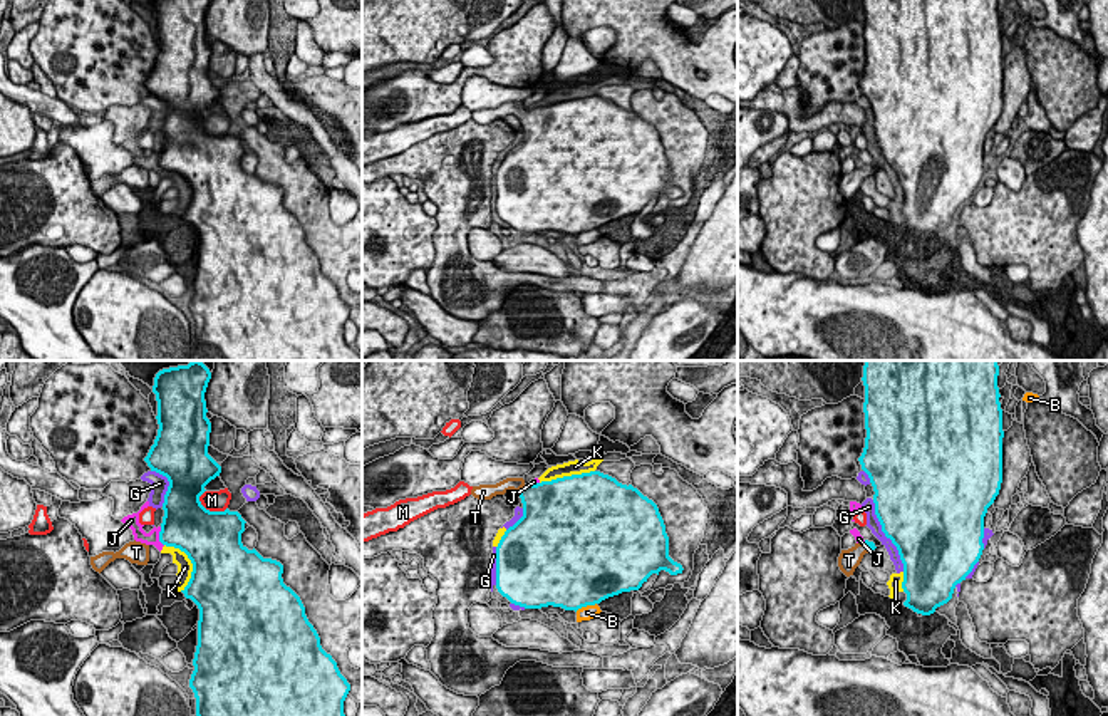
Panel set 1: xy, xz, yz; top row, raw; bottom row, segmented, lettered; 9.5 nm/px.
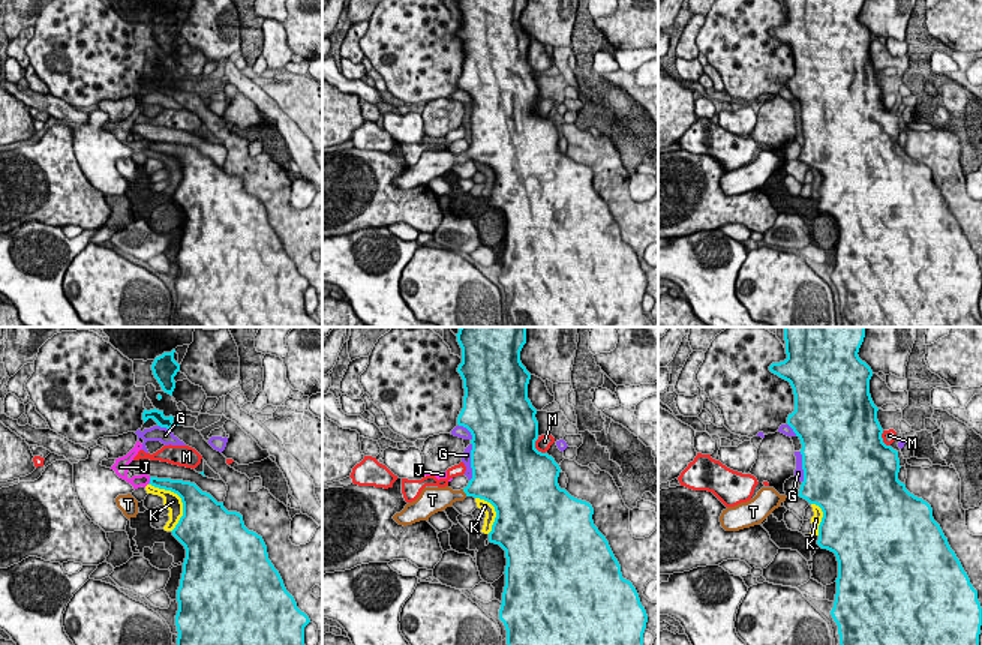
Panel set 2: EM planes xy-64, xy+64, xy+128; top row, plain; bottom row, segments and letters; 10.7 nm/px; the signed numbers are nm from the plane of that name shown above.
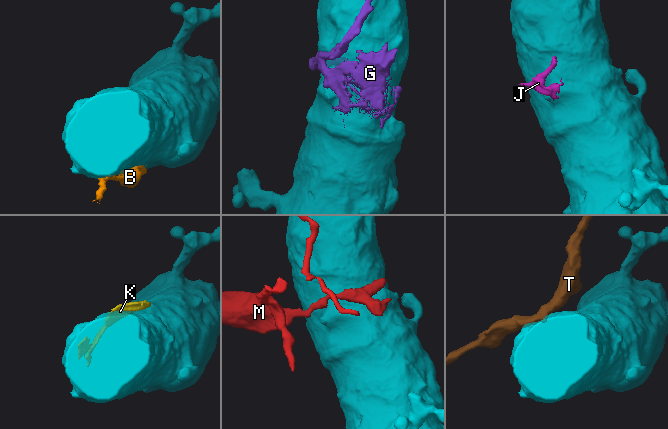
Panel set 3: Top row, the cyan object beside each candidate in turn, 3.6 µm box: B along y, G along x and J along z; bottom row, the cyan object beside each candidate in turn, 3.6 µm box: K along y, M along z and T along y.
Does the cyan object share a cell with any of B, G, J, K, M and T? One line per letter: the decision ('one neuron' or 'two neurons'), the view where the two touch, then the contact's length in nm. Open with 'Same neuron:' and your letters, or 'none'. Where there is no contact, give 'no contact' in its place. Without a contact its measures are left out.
Same neuron: T
B: two neurons; contact in xz; length 220 nm
G: two neurons; contact in yz; length 750 nm
J: two neurons; contact in xy; length 190 nm
K: two neurons; contact in xy; length 500 nm
M: two neurons; contact in xy; length 320 nm
T: one neuron; contact in xz; length 110 nm

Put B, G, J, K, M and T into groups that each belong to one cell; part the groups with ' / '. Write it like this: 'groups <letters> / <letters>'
groups B / G J K / M / T

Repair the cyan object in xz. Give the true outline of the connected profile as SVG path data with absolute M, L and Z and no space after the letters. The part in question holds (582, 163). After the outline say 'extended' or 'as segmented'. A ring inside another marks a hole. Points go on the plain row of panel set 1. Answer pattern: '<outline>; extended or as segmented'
M600 96L572 99L536 109L506 102L496 109L473 111L478 124L516 116L523 141L510 151L496 171L496 213L525 233L562 231L578 235L622 216L639 215L652 198L682 198L669 181L669 161L657 129L632 109L622 109Z; extended

